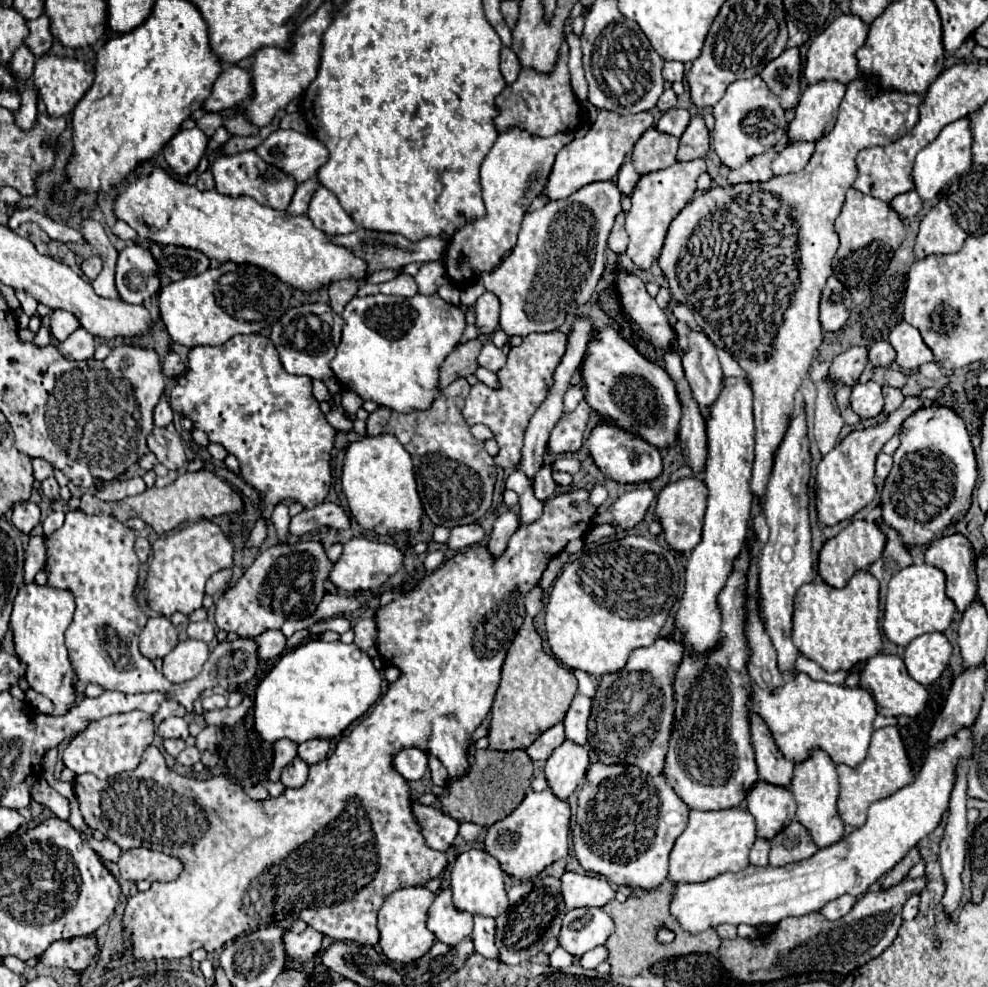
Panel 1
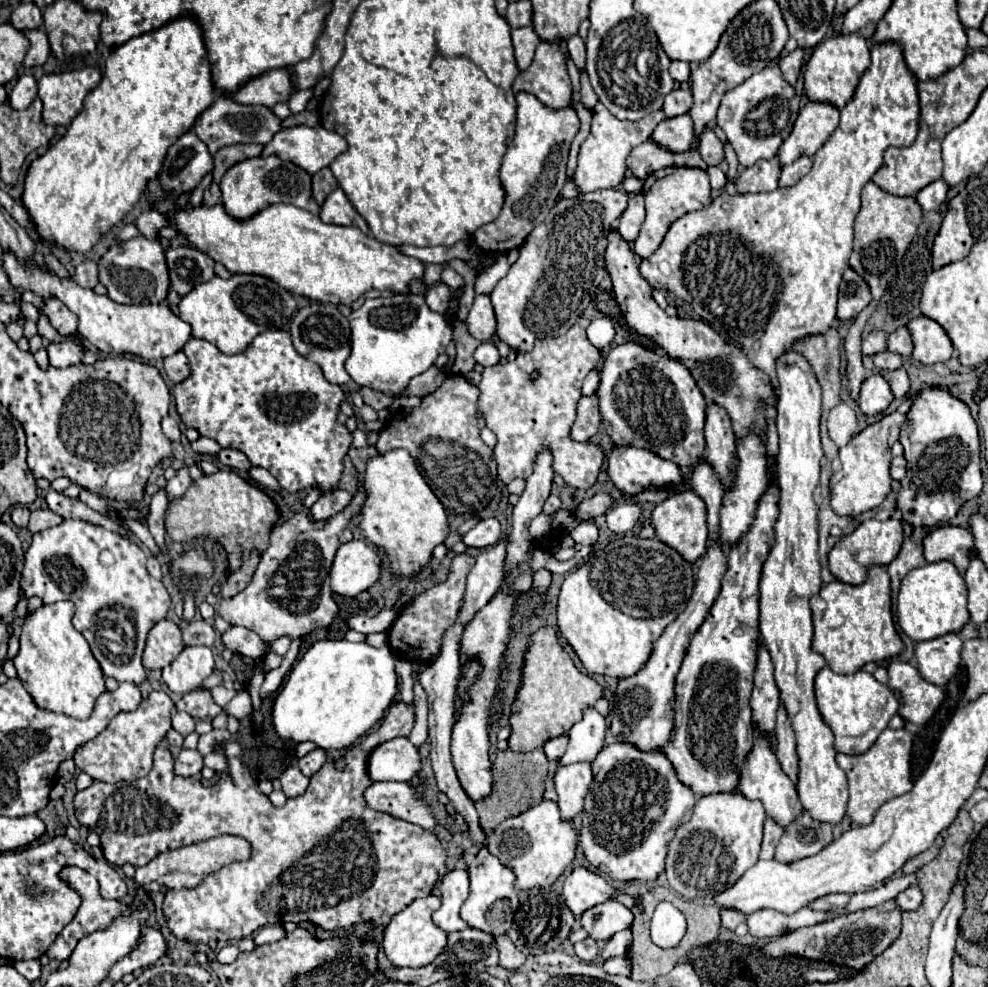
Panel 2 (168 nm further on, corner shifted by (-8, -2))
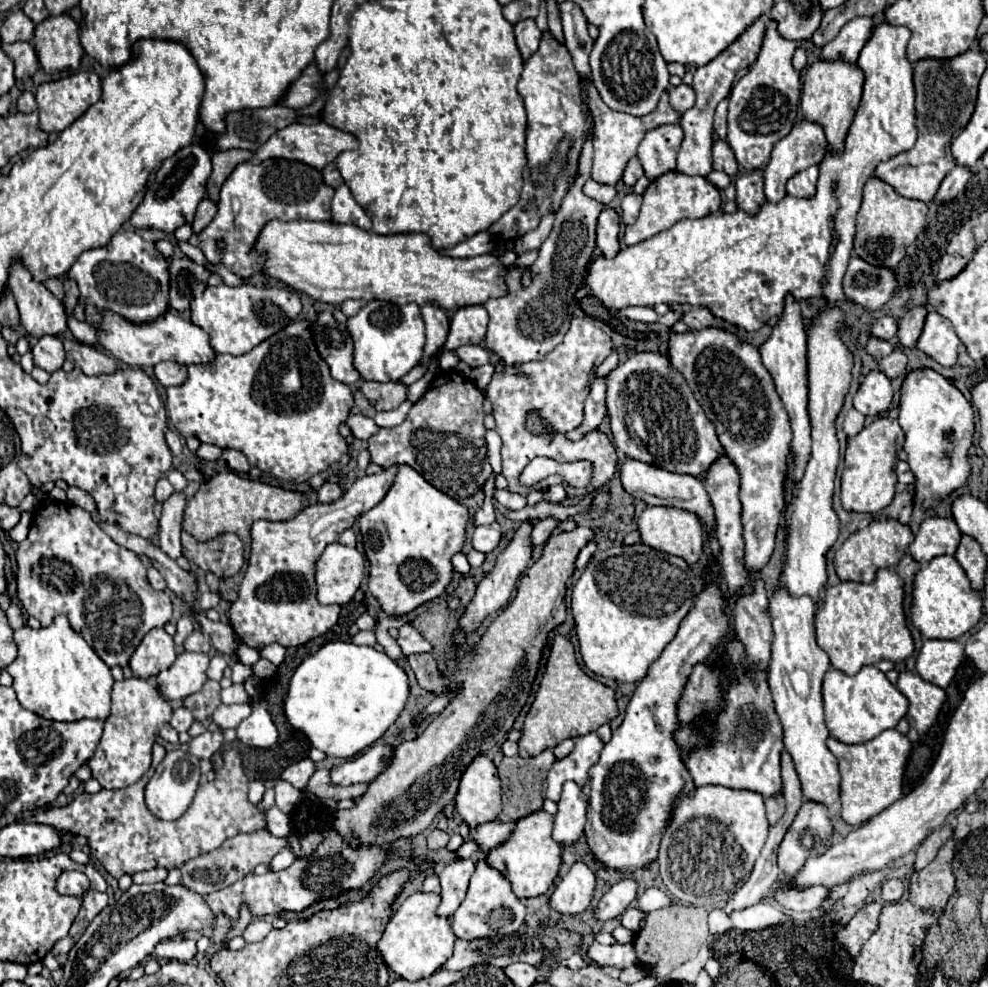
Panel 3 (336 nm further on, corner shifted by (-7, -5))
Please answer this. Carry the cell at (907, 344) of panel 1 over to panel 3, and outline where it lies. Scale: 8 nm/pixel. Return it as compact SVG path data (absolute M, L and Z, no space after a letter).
M928 307L924 329L916 347L934 361L938 361L942 367L952 367L958 357L960 339L952 329L950 321Z

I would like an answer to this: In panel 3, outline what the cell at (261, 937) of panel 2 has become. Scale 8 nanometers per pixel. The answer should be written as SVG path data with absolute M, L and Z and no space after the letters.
M256 919L256 921L252 921L252 923L246 927L246 931L244 931L242 937L244 937L248 943L258 943L258 941L262 941L262 939L270 933L270 929L272 929L270 921Z

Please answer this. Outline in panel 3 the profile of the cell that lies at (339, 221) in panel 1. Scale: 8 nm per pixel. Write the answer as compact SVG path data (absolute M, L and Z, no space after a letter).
M340 185L332 197L332 221L334 223L352 223L366 231L372 229L372 221L366 215L366 211L354 201L350 189L346 185Z

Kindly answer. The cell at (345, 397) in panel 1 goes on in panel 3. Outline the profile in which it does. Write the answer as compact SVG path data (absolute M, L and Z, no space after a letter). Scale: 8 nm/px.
M366 381L362 383L360 391L364 397L372 403L376 411L392 411L408 397L408 385L404 383L374 383Z

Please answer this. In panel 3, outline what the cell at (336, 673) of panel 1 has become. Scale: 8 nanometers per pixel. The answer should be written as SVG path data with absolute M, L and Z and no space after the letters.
M332 641L322 645L314 655L306 657L290 679L290 689L284 701L288 723L304 733L312 747L324 751L328 757L348 759L378 741L386 729L398 719L408 699L408 677L398 663L374 647L358 647L346 641Z

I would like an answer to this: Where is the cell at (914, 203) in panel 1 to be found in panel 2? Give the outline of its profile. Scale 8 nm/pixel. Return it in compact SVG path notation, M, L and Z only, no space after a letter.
M939 178L939 180L931 182L929 186L925 186L915 198L917 198L917 202L921 204L923 210L935 210L945 202L947 192L949 192L949 184Z

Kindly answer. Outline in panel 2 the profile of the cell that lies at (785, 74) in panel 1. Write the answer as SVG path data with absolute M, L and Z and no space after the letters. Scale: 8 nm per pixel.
M801 48L793 50L791 54L787 54L787 56L781 60L779 68L781 68L781 72L783 72L783 78L785 78L789 84L795 84L795 82L797 82L797 76L799 76L799 72L801 72L801 64L803 64L803 50L801 50Z

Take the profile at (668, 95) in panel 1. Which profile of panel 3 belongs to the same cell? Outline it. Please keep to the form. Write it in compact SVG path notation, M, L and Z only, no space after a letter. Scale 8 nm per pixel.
M678 85L678 87L672 87L670 93L668 93L668 99L670 99L670 105L674 107L674 111L678 115L686 113L690 107L694 107L694 89L688 87L688 85Z

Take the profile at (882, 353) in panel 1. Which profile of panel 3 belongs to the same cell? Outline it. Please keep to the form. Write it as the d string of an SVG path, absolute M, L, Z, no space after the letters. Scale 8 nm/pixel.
M916 307L908 311L900 321L898 321L898 341L900 347L914 347L920 331L924 327L924 317L926 317L926 307Z

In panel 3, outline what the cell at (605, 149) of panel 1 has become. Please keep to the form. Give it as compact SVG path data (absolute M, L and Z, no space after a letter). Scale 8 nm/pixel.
M590 85L588 95L590 95L590 111L592 111L592 119L594 119L594 165L592 165L592 179L598 181L598 183L602 183L602 185L614 187L620 181L626 163L636 155L638 143L642 141L642 137L650 129L654 129L658 125L678 123L680 117L678 117L676 111L672 111L666 93L662 95L658 107L650 115L644 115L644 117L632 117L632 115L608 109L604 105L604 101L600 99L598 91L594 89L594 85Z

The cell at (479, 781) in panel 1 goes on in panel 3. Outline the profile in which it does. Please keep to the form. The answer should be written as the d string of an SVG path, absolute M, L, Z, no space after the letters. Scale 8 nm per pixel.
M550 749L542 751L536 757L528 757L528 759L524 759L520 755L502 759L502 763L498 767L498 773L500 773L500 779L502 779L502 813L498 815L498 821L502 821L502 823L518 821L518 819L542 809L546 773L550 771L554 761L556 761L556 757Z

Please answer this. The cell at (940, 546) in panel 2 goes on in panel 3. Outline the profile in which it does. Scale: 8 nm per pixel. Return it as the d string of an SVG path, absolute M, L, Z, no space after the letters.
M930 517L920 525L920 531L908 549L918 563L926 563L940 555L954 555L960 539L962 533L952 519Z

